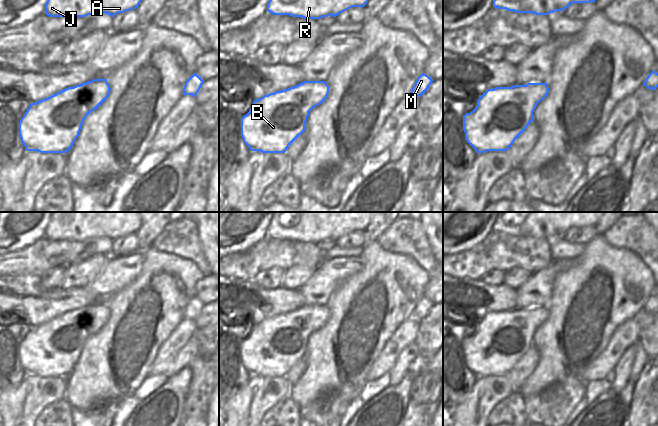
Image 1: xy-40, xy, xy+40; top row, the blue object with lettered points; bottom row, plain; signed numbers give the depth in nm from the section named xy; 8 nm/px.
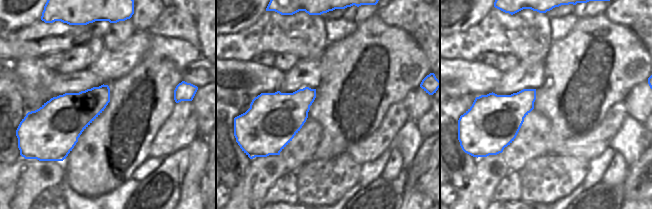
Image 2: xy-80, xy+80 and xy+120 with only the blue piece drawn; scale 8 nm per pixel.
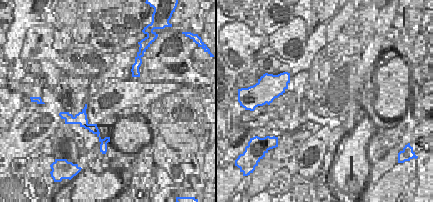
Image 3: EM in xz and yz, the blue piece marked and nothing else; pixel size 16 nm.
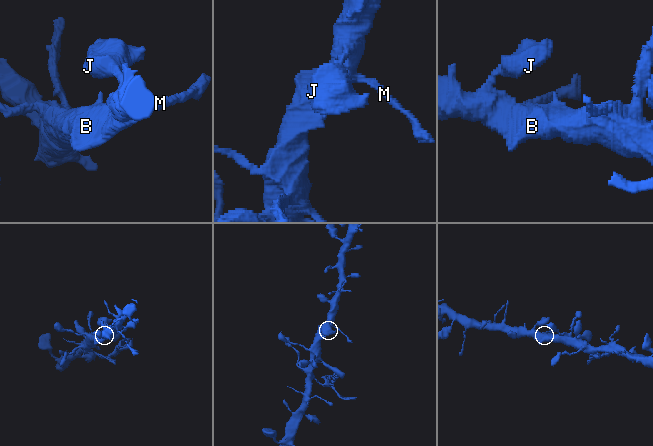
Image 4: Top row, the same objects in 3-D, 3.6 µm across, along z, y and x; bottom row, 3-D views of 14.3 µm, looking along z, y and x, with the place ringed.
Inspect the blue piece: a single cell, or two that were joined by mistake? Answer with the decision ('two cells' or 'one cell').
one cell

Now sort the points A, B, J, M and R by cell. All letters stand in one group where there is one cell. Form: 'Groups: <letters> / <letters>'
Groups: A B J M R

